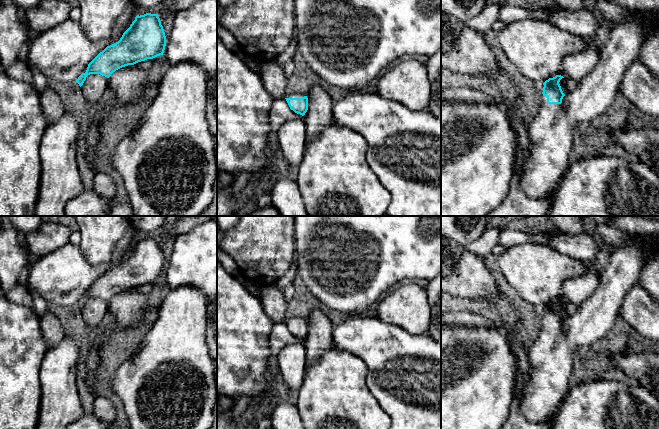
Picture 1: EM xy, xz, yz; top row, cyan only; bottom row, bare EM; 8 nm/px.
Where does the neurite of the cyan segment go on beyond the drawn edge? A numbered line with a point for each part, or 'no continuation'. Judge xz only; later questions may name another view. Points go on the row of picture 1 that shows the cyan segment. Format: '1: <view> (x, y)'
1: xz (293, 95)

